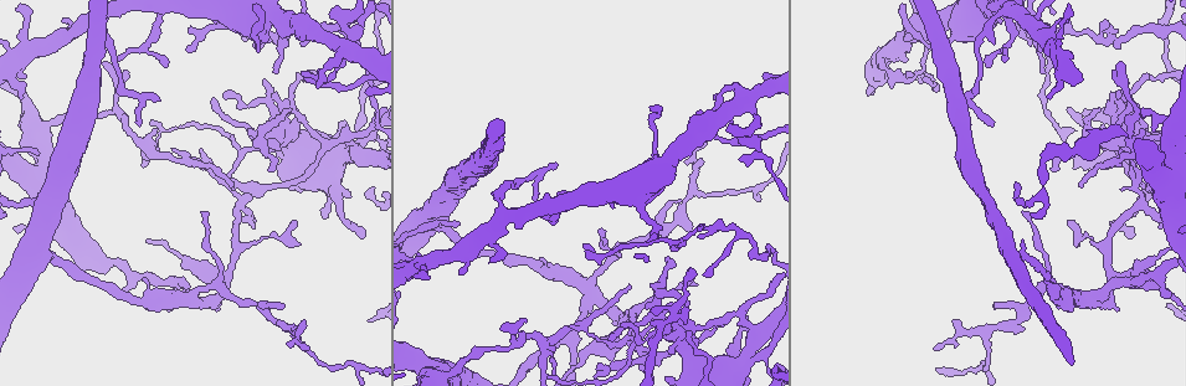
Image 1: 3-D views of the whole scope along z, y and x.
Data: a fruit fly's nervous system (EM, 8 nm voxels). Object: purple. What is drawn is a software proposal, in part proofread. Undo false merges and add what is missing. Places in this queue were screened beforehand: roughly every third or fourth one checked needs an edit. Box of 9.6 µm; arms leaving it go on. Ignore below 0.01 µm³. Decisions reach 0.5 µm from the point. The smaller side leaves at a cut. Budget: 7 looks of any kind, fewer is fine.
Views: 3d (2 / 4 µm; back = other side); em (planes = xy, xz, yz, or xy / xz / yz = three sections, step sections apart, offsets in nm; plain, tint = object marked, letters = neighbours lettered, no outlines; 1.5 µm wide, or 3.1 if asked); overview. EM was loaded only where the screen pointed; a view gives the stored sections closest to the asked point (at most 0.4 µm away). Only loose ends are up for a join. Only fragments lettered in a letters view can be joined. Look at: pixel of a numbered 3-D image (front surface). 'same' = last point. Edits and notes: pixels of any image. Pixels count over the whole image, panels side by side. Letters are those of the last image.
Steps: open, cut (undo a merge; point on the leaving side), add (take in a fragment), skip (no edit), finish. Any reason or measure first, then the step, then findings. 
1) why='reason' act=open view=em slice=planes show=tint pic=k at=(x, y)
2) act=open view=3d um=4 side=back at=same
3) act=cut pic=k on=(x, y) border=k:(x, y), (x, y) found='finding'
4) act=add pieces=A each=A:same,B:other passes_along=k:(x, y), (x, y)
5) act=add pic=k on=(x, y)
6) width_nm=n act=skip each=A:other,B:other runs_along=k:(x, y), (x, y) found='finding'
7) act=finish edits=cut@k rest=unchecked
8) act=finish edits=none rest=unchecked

why='closes a loop' act=open view=3d um=4 pic=1 at=(293, 109)

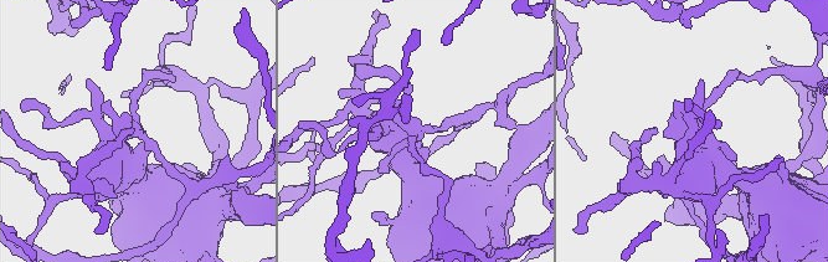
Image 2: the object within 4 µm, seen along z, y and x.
act=open view=em slice=planes show=tint pic=2 at=(138, 126)

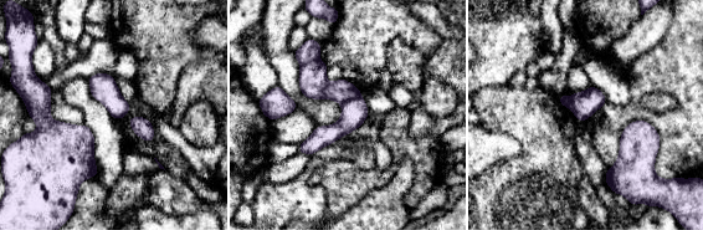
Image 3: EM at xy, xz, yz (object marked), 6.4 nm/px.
act=open view=em slice=planes show=letters at=same

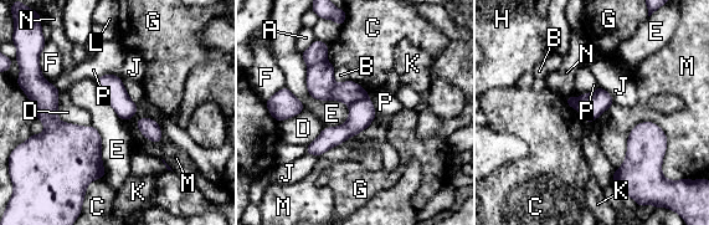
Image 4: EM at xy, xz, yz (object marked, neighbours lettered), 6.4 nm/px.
width_nm=170 act=cut pic=4 on=(317, 52) each=A:other,B:other,C:other,D:other,E:other,F:other,G:other,H:other,J:other,K:other,L:other,M:other,N:other,P:other border=4:(325, 59), (308, 67) found='a second neuron is stuck on'

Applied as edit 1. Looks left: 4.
act=open view=overview

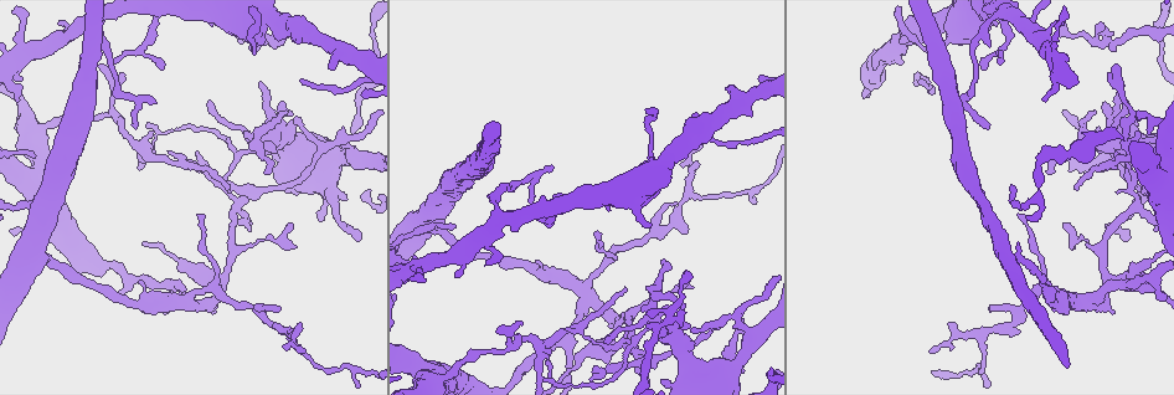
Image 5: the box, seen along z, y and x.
act=open view=3d um=2 pic=5 at=(582, 331)

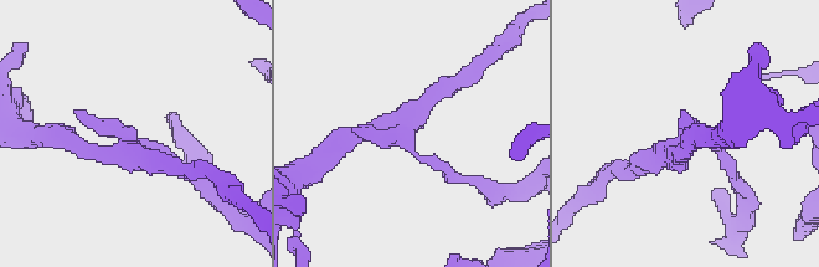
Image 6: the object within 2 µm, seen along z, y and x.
arms=3 act=open view=em slice=xy step=4 show=letters pic=6 at=(408, 148)

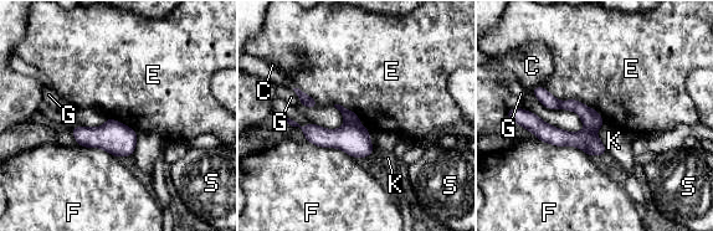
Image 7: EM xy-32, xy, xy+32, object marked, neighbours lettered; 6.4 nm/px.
act=open view=em slice=planes show=letters at=same

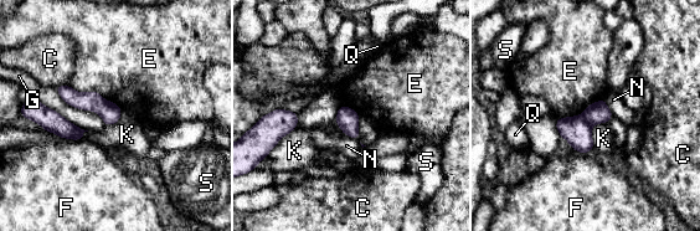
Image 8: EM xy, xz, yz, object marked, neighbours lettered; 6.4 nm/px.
act=cut pic=8 on=(598, 112) each=C:other,E:other,F:other,G:other,K:other,N:other,Q:other,S:other border=8:(582, 116), (590, 126) found='two neurons meet here'

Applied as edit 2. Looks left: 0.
act=finish edits=cut@4,cut@8 rest=unchecked

